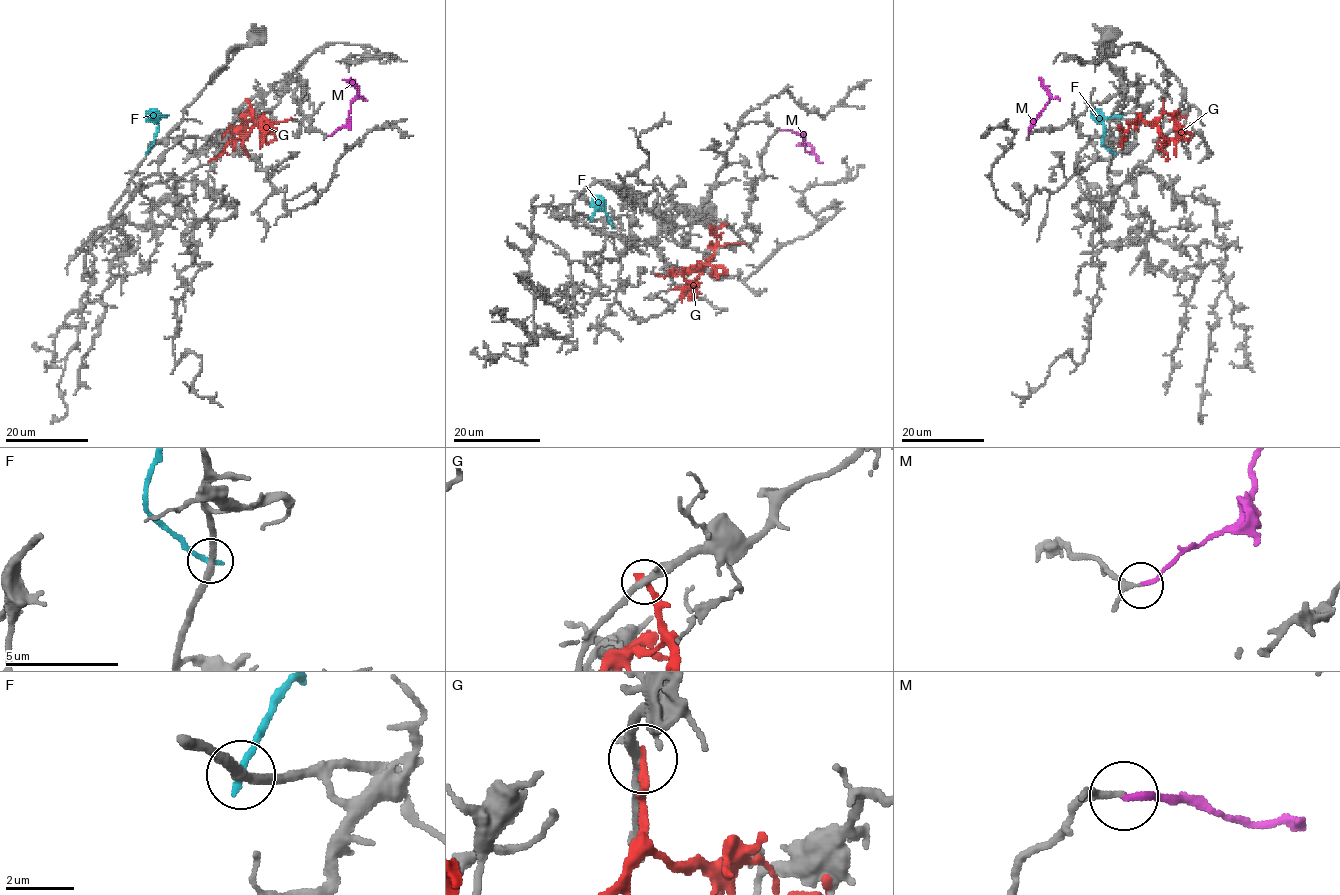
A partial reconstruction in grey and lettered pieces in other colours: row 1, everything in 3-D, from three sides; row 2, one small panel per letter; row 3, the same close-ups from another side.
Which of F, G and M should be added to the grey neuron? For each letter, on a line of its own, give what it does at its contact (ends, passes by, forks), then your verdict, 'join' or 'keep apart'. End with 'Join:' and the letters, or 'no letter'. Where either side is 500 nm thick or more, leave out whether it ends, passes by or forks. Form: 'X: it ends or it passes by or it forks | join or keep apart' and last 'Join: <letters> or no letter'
F: it ends | keep apart
G: it ends | keep apart
M: it ends | join
Join: M

